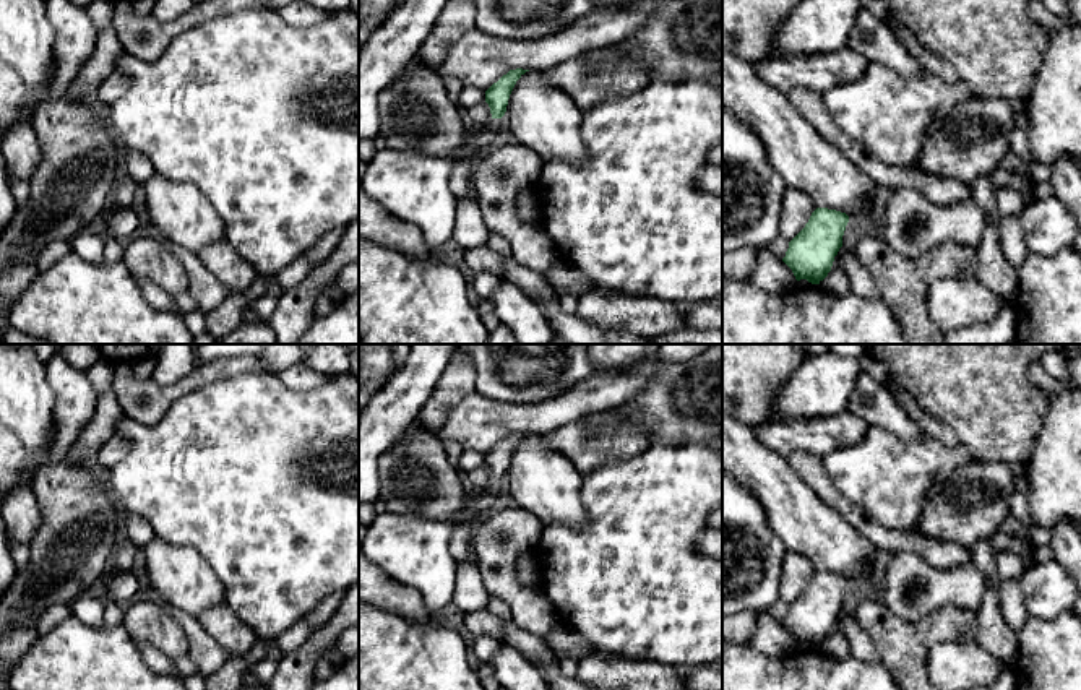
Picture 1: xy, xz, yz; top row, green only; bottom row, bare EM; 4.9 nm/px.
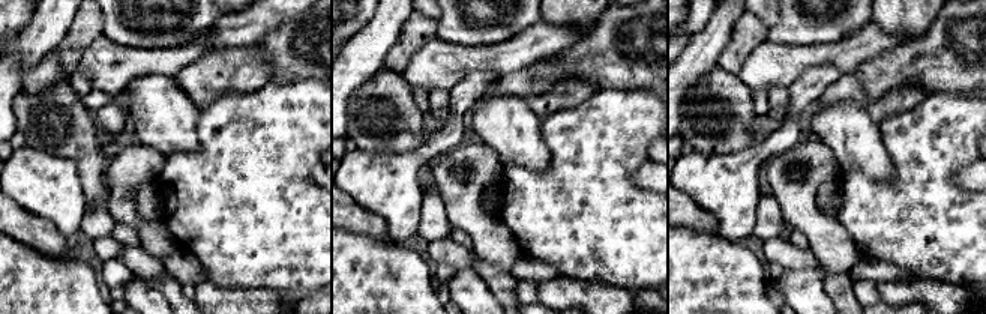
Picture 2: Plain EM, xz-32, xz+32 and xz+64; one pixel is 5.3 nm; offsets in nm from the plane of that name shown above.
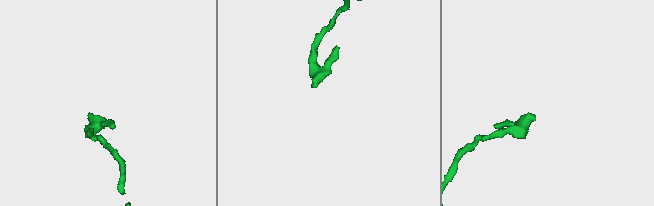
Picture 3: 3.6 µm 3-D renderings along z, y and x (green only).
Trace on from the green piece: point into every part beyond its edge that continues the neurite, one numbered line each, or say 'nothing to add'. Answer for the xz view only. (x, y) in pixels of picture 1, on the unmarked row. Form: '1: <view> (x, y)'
1: xz (482, 500)

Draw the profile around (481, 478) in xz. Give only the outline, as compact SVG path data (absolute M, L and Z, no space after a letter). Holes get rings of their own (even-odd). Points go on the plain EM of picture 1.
M485 464L469 472L467 476L471 482L476 485L477 492L489 489L492 484L490 471Z

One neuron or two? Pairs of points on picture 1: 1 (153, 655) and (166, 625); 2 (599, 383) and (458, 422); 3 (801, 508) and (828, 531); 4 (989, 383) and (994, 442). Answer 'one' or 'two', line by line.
1: two
2: one
3: one
4: one

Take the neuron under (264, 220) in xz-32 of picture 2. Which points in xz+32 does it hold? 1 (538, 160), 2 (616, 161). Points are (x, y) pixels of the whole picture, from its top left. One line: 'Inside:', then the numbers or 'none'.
Inside: 2

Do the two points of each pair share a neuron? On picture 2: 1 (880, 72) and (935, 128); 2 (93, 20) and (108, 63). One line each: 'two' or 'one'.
1: two
2: two

